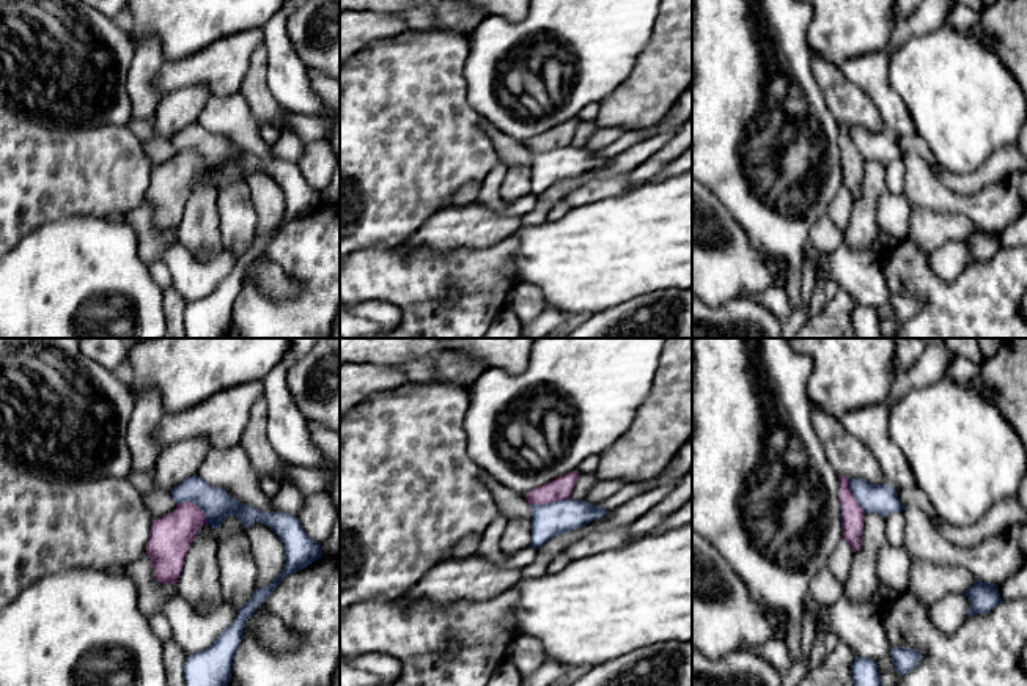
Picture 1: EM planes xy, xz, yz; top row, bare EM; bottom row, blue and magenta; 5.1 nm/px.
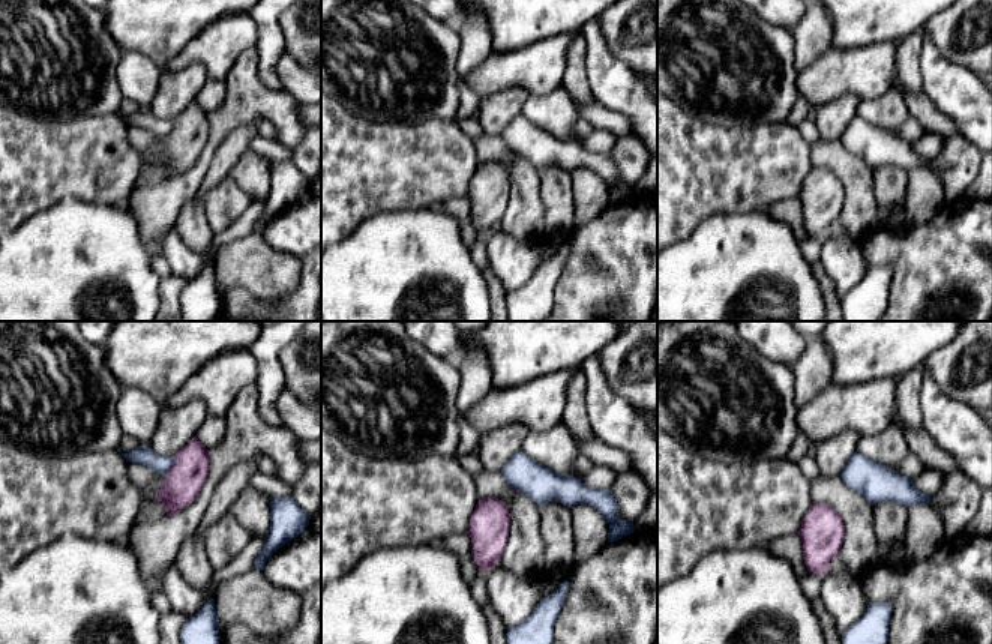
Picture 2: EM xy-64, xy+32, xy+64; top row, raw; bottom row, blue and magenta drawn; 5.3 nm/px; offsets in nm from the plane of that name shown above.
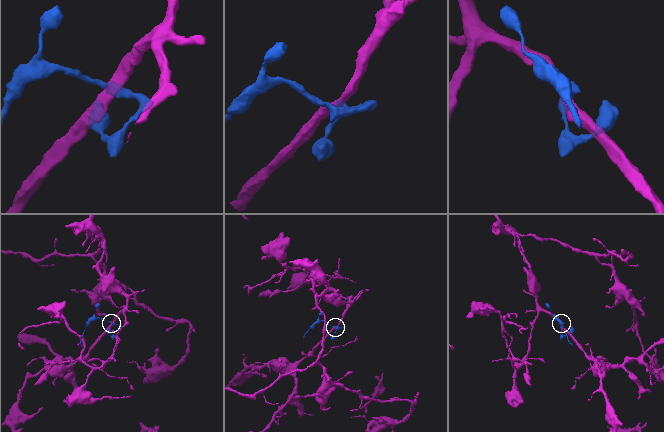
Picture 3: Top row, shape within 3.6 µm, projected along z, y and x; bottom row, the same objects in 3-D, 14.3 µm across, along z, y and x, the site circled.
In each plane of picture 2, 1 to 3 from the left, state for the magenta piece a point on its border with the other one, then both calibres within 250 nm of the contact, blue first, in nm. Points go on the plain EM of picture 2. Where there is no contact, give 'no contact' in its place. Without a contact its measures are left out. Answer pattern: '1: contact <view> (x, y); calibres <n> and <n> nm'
1: contact xy-64 (173, 128); calibres 100 and 200 nm
2: contact xy+32 (515, 152); calibres 190 and 20 nm
3: no contact

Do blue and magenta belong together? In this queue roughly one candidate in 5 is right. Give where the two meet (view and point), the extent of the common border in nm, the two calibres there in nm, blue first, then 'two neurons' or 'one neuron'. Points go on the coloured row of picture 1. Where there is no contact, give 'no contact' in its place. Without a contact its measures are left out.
xz (549, 504) | 220 nm | 170/120 nm | two neurons

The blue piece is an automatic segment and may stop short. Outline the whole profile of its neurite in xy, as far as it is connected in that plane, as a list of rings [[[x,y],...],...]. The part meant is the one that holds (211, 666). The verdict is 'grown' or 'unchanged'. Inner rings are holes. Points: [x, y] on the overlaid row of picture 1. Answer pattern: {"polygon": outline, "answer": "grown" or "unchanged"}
{"polygon": [[[198,475],[184,480],[170,494],[178,503],[192,502],[200,507],[208,526],[214,529],[219,529],[228,516],[237,516],[245,529],[256,522],[269,526],[283,543],[283,571],[269,585],[253,590],[252,598],[239,609],[233,623],[220,631],[208,648],[186,658],[186,686],[228,686],[233,659],[242,642],[247,620],[285,577],[322,557],[321,543],[307,537],[296,514],[263,513],[250,503],[237,502],[225,489],[208,485]]], "answer": "unchanged"}

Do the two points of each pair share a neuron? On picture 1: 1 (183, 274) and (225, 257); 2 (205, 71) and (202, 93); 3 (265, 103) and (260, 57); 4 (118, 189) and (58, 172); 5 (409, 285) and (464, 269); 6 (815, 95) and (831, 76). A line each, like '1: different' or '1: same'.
1: same
2: different
3: same
4: same
5: same
6: different

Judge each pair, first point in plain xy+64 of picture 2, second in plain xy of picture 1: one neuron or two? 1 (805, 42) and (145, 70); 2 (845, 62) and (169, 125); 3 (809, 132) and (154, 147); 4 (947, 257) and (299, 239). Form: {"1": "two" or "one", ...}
{"1": "one", "2": "two", "3": "two", "4": "one"}

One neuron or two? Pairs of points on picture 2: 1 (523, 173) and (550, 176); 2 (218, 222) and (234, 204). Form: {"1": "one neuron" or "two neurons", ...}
{"1": "two neurons", "2": "one neuron"}

